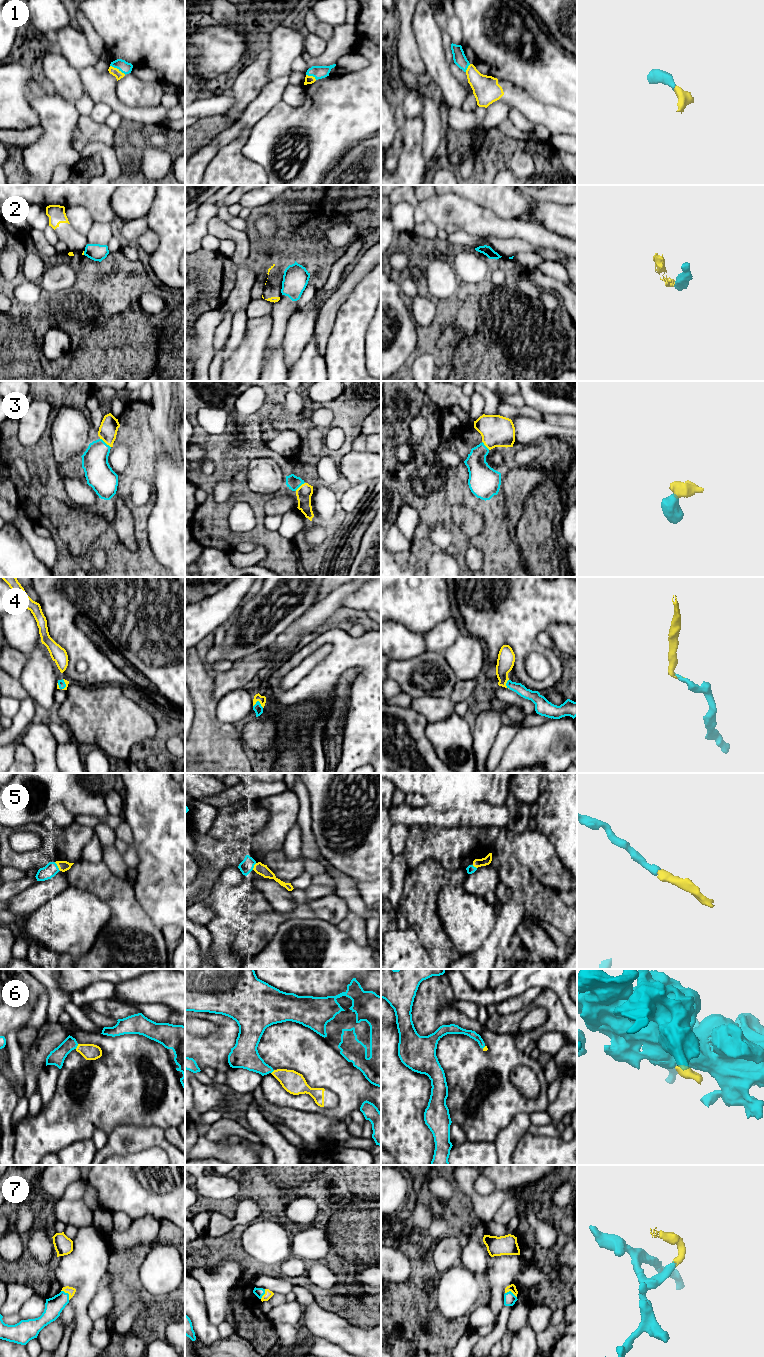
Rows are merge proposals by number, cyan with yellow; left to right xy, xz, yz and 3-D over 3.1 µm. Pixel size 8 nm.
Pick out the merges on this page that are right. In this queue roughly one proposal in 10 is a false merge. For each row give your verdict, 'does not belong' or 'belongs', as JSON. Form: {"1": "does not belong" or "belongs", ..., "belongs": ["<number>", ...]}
{"1": "belongs", "2": "does not belong", "3": "belongs", "4": "belongs", "5": "belongs", "6": "belongs", "7": "belongs", "belongs": ["1", "3", "4", "5", "6", "7"]}

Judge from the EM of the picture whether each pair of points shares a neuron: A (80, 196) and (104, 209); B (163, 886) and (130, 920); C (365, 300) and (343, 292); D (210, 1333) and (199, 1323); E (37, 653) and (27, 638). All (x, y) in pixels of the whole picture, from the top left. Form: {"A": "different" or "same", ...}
{"A": "same", "B": "different", "C": "different", "D": "same", "E": "different"}

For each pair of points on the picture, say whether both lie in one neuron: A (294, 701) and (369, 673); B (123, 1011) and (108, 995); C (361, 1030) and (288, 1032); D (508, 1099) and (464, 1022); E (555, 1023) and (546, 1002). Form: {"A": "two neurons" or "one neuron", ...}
{"A": "one neuron", "B": "two neurons", "C": "two neurons", "D": "two neurons", "E": "one neuron"}

